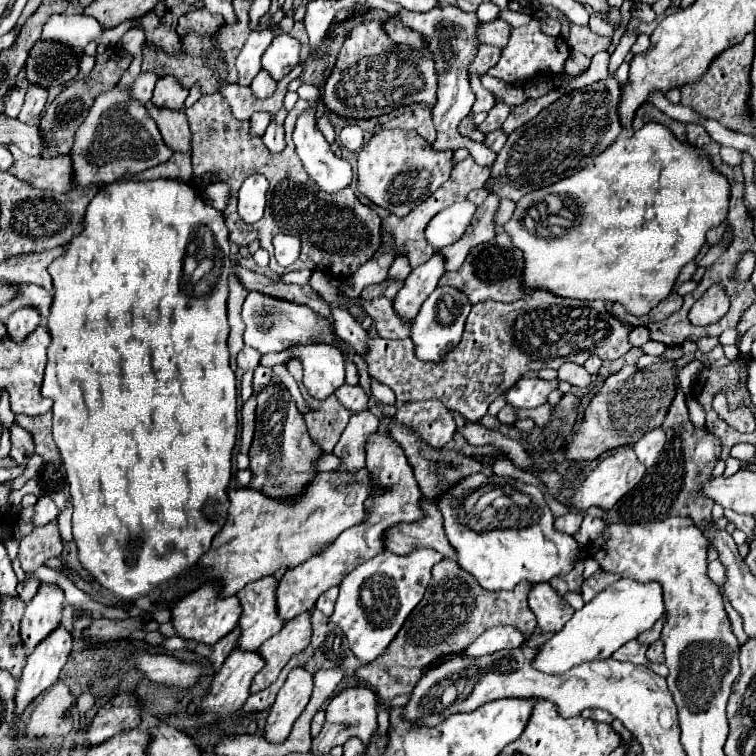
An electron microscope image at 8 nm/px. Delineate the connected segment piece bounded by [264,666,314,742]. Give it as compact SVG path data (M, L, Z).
M296 666L284 686L280 688L274 706L270 708L268 720L266 720L266 734L264 738L268 742L284 742L286 736L290 734L294 722L298 720L298 716L302 714L302 710L306 708L314 682L312 682L314 674L310 670L306 670L304 666Z

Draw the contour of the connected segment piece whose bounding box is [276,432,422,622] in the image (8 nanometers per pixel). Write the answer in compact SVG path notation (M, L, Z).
M374 432L366 440L366 470L370 476L370 484L378 490L382 490L380 496L370 496L366 500L366 520L358 526L352 526L350 530L344 530L334 544L330 544L320 554L314 554L304 564L298 564L296 568L288 570L276 590L276 610L278 616L284 622L294 620L302 612L310 612L318 600L320 594L324 594L328 588L338 586L346 574L350 574L358 564L374 558L374 554L382 552L382 534L398 524L398 522L414 522L416 518L422 518L420 498L422 492L418 488L418 482L414 480L412 466L406 460L404 450L390 434Z

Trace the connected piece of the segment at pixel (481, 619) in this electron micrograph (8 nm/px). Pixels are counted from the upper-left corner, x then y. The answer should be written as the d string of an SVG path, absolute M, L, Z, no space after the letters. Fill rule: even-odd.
M442 560L432 568L432 578L426 588L422 602L412 610L410 618L406 618L402 630L396 634L394 642L380 654L374 662L360 666L354 676L366 680L376 688L376 692L384 700L392 700L400 694L410 694L418 680L422 678L422 670L446 656L466 650L480 634L494 626L516 626L526 636L536 628L536 616L526 606L526 594L530 592L530 582L520 582L510 592L488 592L470 578L470 574L462 572L456 560Z

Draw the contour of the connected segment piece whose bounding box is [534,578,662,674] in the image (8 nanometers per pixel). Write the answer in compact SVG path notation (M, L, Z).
M622 578L616 584L602 590L590 604L566 622L566 626L556 632L544 646L540 646L534 664L546 674L564 674L576 664L590 660L610 658L620 646L638 638L638 634L652 628L652 624L662 616L662 588L652 584L638 584L630 578Z

